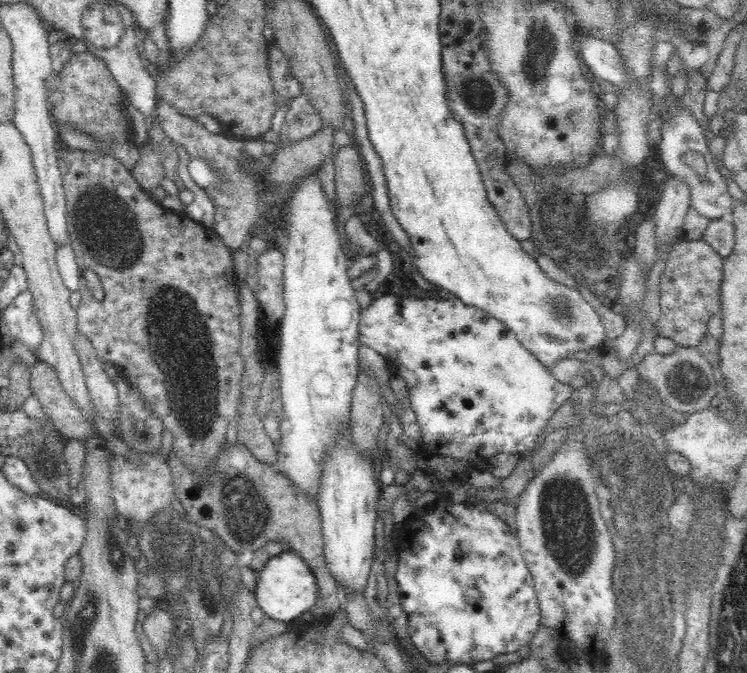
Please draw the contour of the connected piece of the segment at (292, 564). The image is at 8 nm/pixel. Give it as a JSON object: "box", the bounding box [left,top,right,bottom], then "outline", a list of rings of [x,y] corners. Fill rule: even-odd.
{"box":[255,550,317,623],"outline":[[[284,550],[267,560],[260,571],[255,588],[258,607],[274,620],[288,623],[311,611],[317,602],[317,584],[314,573],[296,550]]]}

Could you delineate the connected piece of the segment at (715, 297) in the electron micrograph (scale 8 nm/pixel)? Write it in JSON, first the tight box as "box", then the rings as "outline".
{"box":[656,238,724,347],"outline":[[[703,238],[678,240],[669,250],[659,284],[661,315],[656,322],[657,334],[670,337],[680,347],[698,347],[708,333],[708,323],[714,313],[721,314],[721,282],[724,258]]]}

